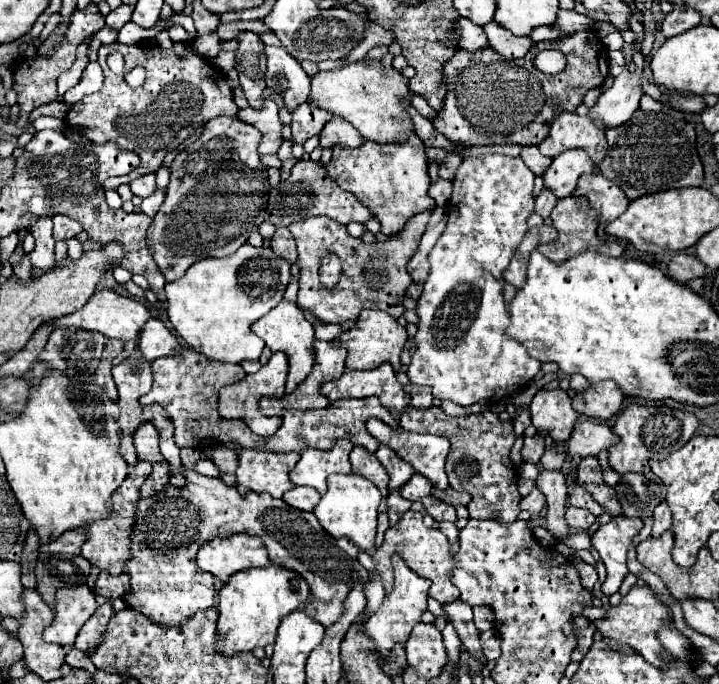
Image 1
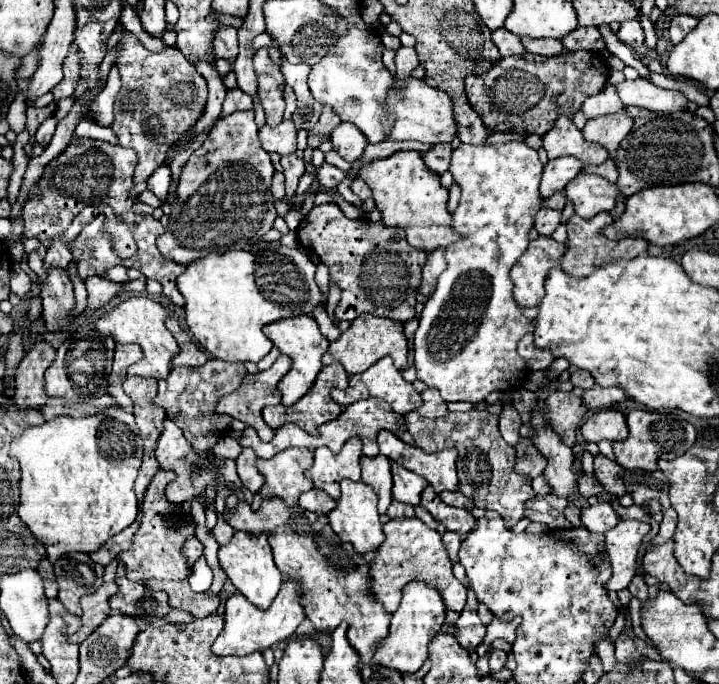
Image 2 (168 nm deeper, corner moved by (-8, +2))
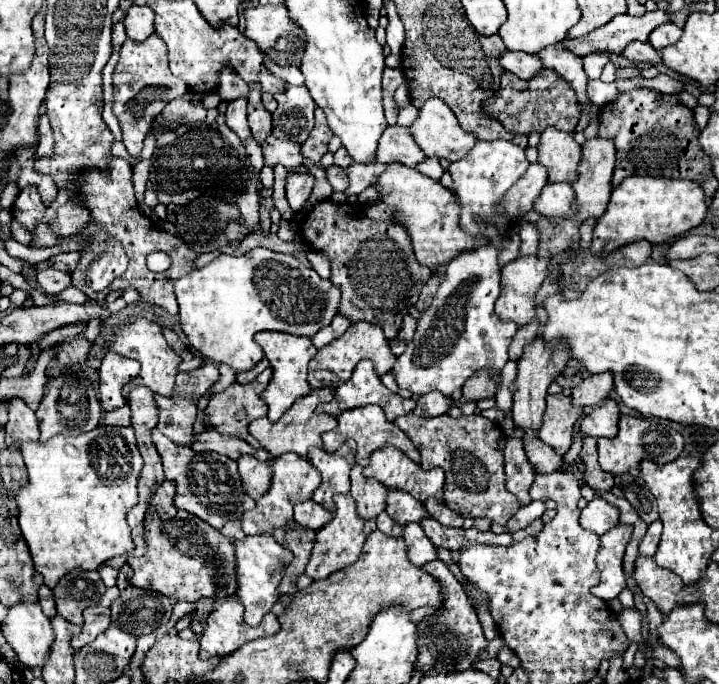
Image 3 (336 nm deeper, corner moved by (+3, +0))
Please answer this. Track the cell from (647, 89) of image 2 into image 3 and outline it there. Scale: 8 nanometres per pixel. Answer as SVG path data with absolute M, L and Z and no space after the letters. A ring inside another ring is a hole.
M600 79L588 81L586 93L588 93L588 99L590 99L594 105L598 105L598 107L606 105L608 101L614 101L614 99L620 95L614 83L604 83L604 81L600 81Z

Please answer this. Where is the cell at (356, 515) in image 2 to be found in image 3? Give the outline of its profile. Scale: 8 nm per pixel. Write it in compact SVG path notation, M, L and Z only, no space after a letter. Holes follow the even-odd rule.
M336 495L336 513L334 519L322 527L316 533L316 545L312 549L312 557L310 563L306 567L306 575L312 581L320 581L320 579L328 579L332 573L342 571L344 567L352 565L352 561L356 561L362 553L364 541L366 541L366 533L364 533L364 521L358 517L356 513L356 503L350 495Z

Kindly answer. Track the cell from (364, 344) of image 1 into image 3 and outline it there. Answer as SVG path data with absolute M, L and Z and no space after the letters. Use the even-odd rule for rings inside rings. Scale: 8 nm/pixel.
M354 323L342 337L334 339L332 343L328 343L326 347L318 349L316 357L310 361L310 371L308 371L308 383L312 389L322 389L322 387L338 387L344 381L350 379L352 369L356 367L358 361L362 359L370 359L374 363L376 375L384 375L392 369L396 357L388 347L388 341L380 329L380 325L372 325L372 323Z

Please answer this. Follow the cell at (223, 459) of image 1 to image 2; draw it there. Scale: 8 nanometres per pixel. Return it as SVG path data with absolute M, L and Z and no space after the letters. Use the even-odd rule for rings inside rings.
M243 449L241 455L235 459L235 465L237 465L237 473L239 473L243 487L257 493L259 487L263 485L263 477L259 475L259 471L255 467L255 459L257 459L257 455L251 449Z

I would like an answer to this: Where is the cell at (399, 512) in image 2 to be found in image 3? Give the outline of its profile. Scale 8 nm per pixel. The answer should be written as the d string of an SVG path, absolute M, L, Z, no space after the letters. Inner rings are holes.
M380 513L378 519L376 519L376 525L378 525L378 529L380 529L384 535L390 535L390 537L400 537L402 531L404 531L404 527L402 527L402 525L396 525L396 523L388 517L388 513Z

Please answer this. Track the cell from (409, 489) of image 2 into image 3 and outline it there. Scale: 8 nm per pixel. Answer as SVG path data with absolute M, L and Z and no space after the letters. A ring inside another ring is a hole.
M392 489L388 491L388 507L386 513L398 521L398 525L408 525L408 523L420 523L422 519L428 517L424 505L416 501L410 493Z

